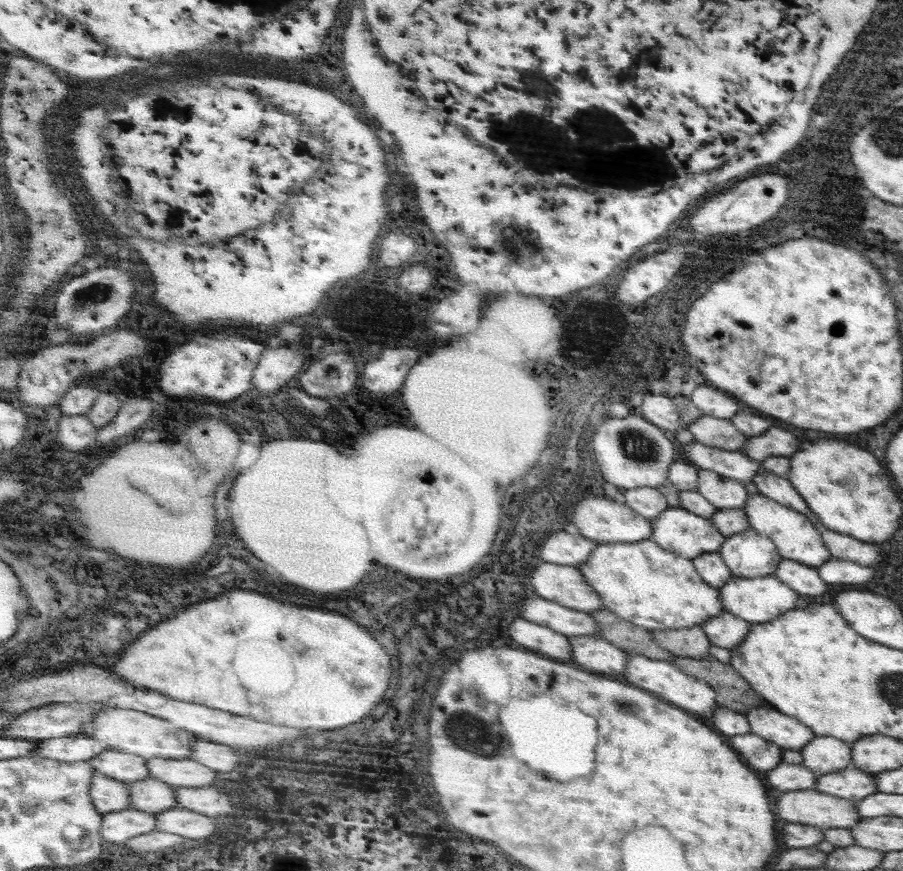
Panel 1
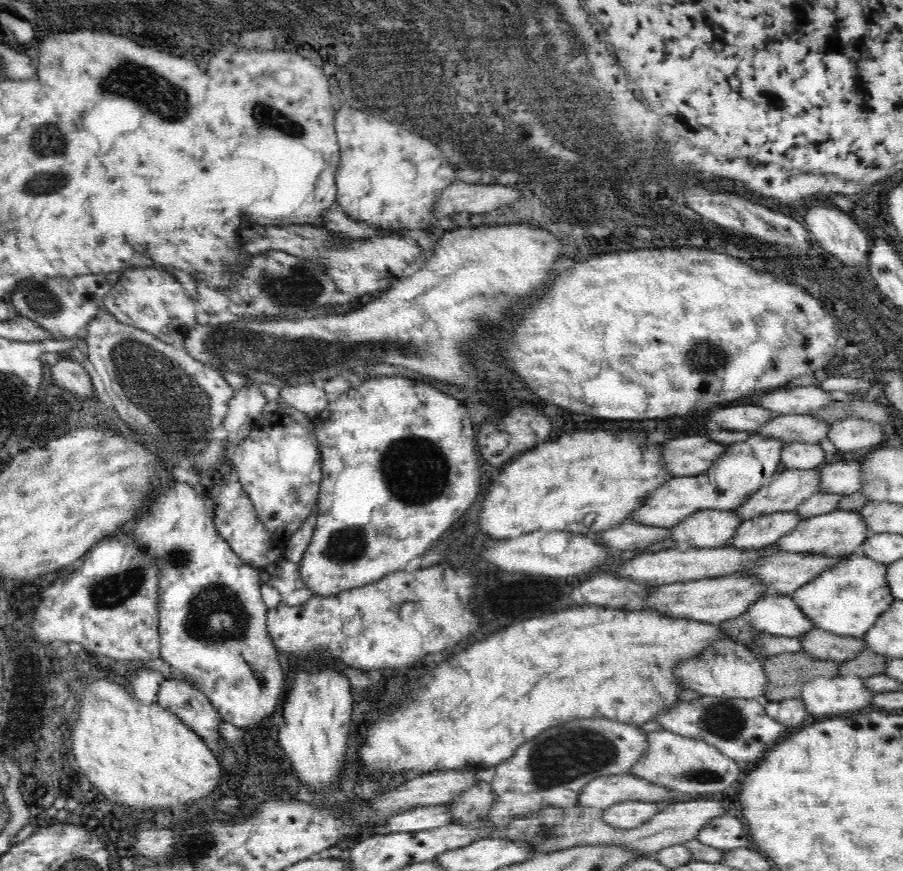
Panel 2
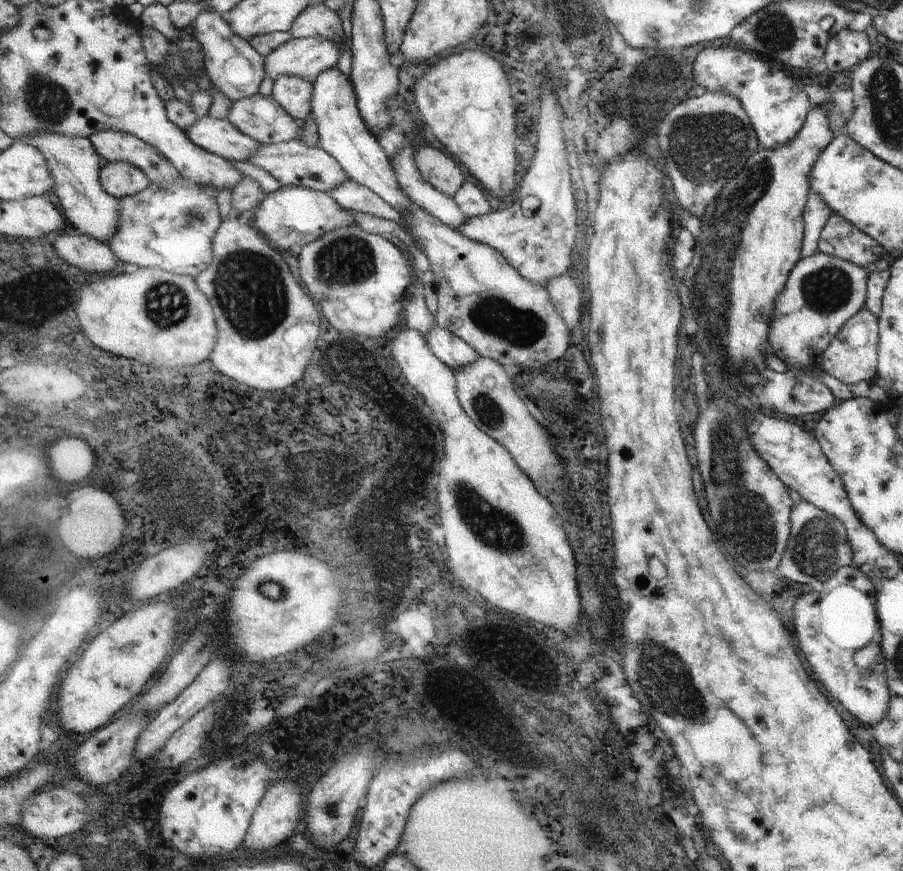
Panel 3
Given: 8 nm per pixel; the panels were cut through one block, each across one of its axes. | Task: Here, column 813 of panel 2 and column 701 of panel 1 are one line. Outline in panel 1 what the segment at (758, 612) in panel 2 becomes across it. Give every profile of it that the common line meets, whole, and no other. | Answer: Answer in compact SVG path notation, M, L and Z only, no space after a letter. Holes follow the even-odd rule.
M721 612L713 618L709 618L707 622L699 624L699 628L705 632L709 644L719 646L719 648L735 648L741 644L741 640L745 638L747 630L749 630L749 622L729 614L729 612Z

